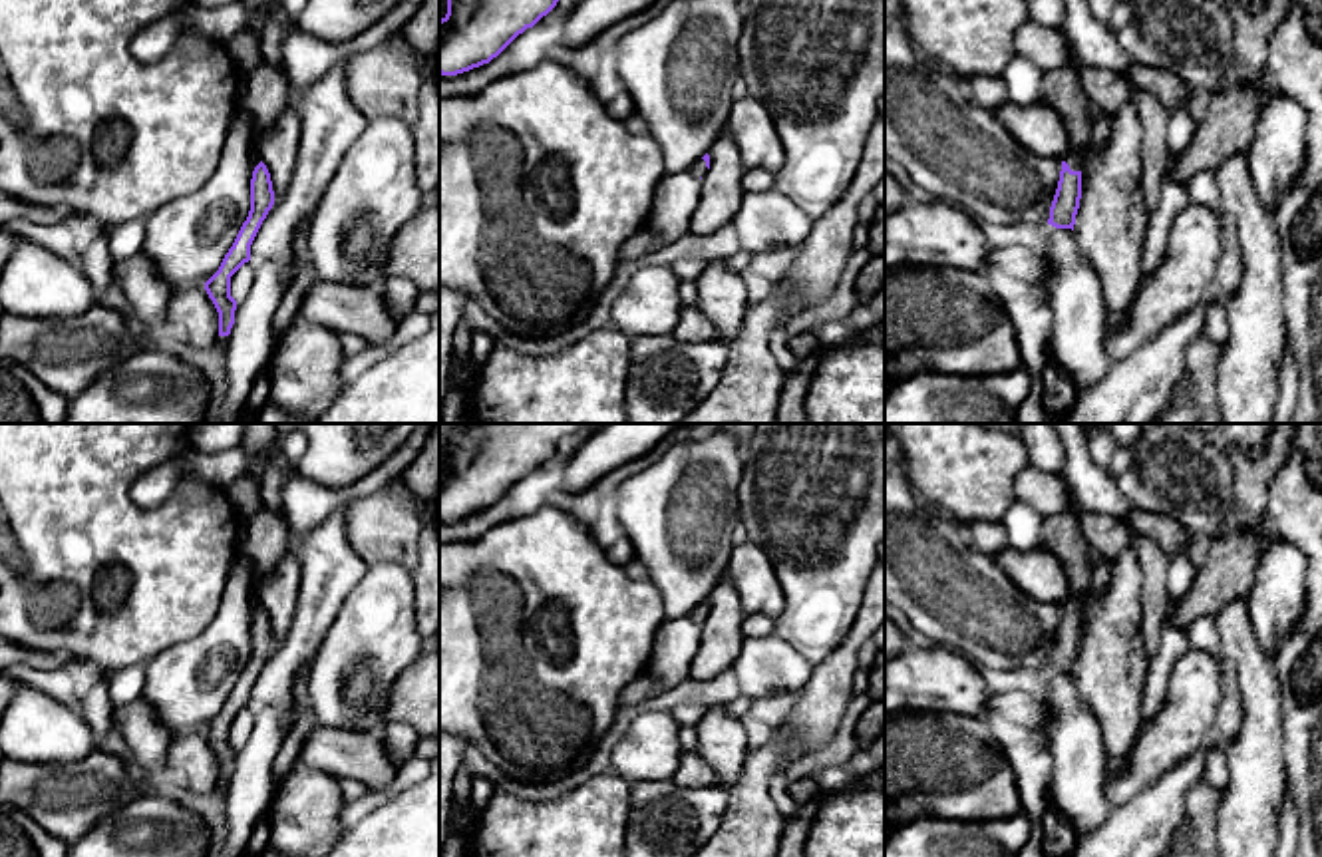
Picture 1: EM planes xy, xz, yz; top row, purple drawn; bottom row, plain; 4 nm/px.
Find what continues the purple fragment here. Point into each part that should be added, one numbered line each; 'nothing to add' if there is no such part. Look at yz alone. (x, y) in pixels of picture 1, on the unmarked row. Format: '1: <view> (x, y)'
1: yz (1062, 533)

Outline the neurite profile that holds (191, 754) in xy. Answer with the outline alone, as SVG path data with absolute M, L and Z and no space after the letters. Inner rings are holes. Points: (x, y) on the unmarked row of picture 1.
M205 730L175 734L167 748L167 766L185 775L193 793L203 795L219 783L219 758Z

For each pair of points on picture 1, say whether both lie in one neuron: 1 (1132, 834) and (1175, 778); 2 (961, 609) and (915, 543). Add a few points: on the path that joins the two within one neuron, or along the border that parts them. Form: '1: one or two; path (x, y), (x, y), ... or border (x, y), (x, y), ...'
1: one; path (1146, 820), (1169, 792)
2: one; path (951, 593), (919, 559)

